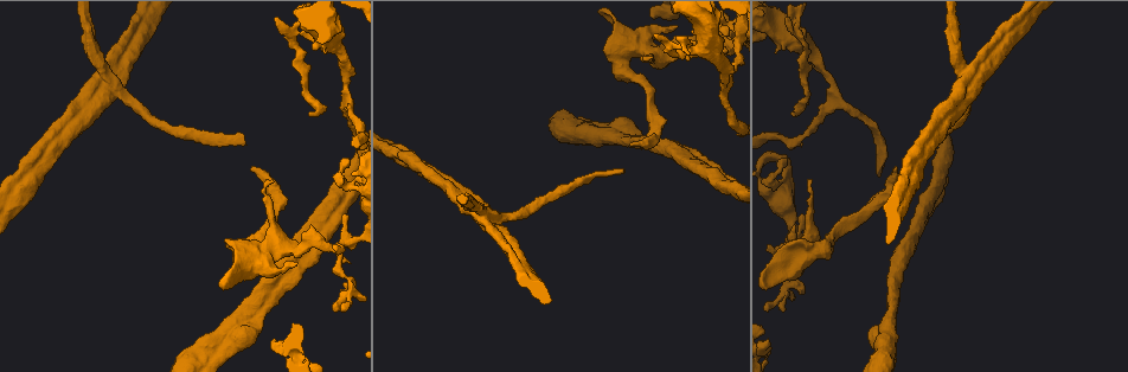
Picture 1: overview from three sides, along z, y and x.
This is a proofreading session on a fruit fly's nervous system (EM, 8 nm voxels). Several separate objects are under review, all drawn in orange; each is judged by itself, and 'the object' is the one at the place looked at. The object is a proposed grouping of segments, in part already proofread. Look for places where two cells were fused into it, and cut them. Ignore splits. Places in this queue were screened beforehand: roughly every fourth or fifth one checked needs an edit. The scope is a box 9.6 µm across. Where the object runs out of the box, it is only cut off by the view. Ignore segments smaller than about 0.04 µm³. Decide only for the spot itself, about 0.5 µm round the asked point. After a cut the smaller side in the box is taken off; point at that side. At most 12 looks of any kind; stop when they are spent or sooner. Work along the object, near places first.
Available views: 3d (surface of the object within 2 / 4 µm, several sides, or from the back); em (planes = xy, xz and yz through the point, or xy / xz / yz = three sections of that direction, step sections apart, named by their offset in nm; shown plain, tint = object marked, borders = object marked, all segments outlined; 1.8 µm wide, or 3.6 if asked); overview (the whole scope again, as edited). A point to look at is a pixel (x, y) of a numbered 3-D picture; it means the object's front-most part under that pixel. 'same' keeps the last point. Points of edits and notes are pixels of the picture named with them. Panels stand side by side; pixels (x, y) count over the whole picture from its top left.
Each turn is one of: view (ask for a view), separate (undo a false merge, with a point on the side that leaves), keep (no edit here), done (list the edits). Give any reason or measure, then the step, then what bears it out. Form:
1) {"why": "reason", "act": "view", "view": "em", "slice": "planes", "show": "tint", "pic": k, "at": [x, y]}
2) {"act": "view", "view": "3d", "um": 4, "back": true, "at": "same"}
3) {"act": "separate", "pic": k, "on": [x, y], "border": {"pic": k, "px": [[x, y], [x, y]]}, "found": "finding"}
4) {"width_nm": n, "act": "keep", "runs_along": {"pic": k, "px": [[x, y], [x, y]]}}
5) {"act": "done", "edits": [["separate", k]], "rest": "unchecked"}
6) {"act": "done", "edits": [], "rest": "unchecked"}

{"why": "four or more arms meet", "act": "view", "view": "em", "um": 3.6, "slice": "xy", "step": 16, "show": "borders", "pic": 1, "at": [970, 88]}

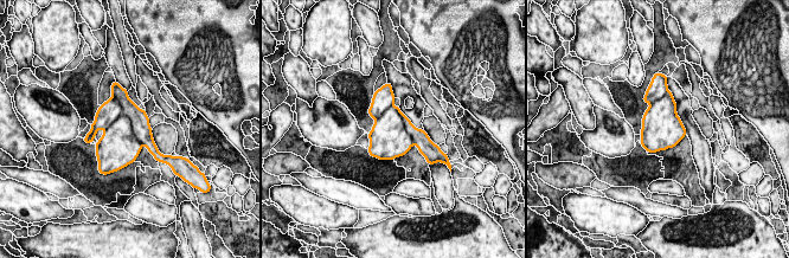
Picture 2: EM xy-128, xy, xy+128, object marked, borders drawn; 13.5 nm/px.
{"width_nm": 550, "act": "separate", "pic": 2, "on": [418, 136], "part_leaving": {"pic": 2, "px": [[121, 100], [138, 116], [154, 150]]}, "found": "a second cell is stuck on"}

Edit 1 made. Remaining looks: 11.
{"act": "view", "view": "em", "slice": "planes", "show": "tint", "pic": 1, "at": [528, 274]}

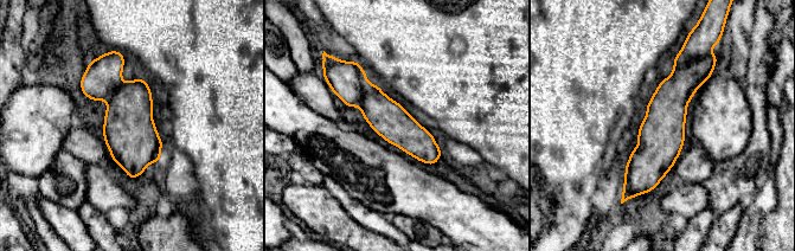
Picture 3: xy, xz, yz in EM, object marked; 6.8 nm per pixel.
{"width_nm": 240, "act": "keep", "runs_along": {"pic": 3, "px": [[680, 56], [680, 85], [638, 191]]}, "found": "continuous, no second cell"}

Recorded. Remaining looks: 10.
{"why": "sharp bend", "act": "view", "view": "3d", "um": 4, "pic": 1, "at": [675, 46]}

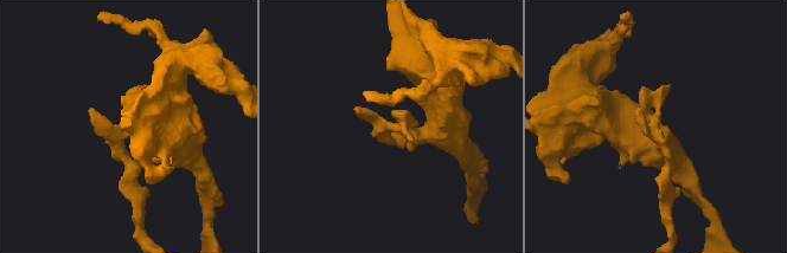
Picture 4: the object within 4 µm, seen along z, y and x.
{"act": "view", "view": "em", "slice": "xz", "step": 16, "show": "tint", "pic": 4, "at": [119, 128]}

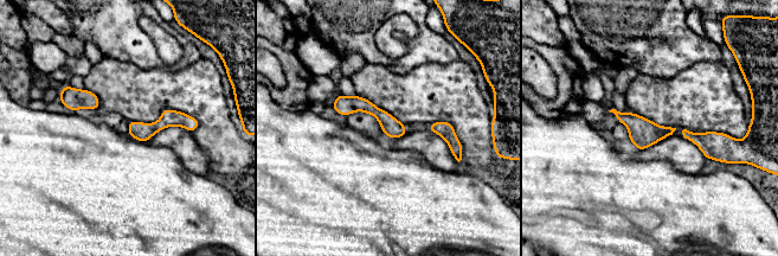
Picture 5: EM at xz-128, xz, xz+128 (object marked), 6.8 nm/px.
{"act": "keep", "runs_along": {"pic": 5, "px": [[335, 106], [366, 106], [403, 132]]}, "found": "all the same cell"}

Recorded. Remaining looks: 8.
{"why": "three-way junction", "act": "view", "view": "3d", "um": 2, "pic": 1, "at": [343, 247]}

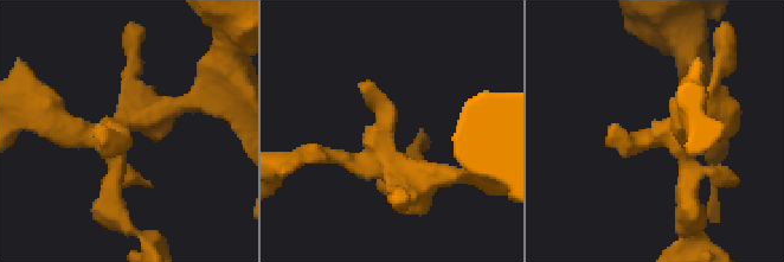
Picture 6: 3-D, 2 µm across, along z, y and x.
{"act": "view", "view": "em", "slice": "yz", "step": 16, "show": "tint", "pic": 6, "at": [684, 134]}

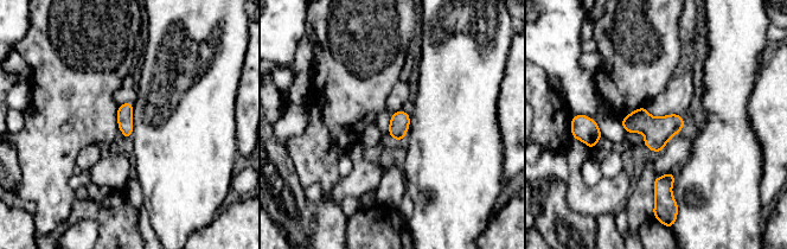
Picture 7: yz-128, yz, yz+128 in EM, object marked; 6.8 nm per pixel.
{"width_nm": 110, "act": "keep", "found": "one cell here"}

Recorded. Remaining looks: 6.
{"why": "side arm on a straight run", "act": "view", "view": "3d", "um": 2, "back": true, "pic": 1, "at": [345, 95]}

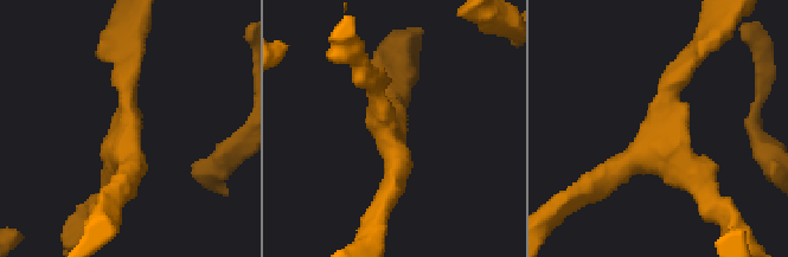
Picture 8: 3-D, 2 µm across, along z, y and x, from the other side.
{"arms": 3, "why": "now the EM", "act": "view", "view": "em", "slice": "planes", "show": "tint", "pic": 8, "at": [392, 121]}

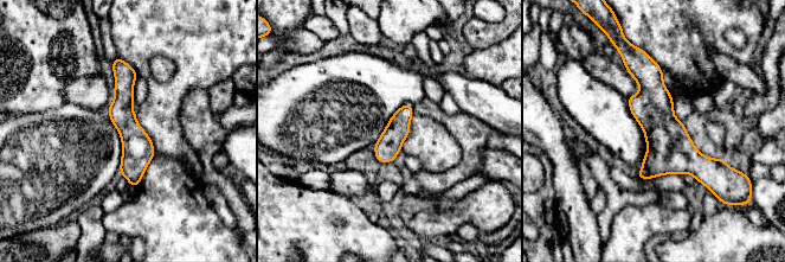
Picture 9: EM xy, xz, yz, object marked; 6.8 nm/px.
{"width_nm": 160, "act": "keep", "found": "all the same cell"}

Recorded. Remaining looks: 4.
{"act": "done", "edits": [["separate", 2]], "rest": "unchecked"}

